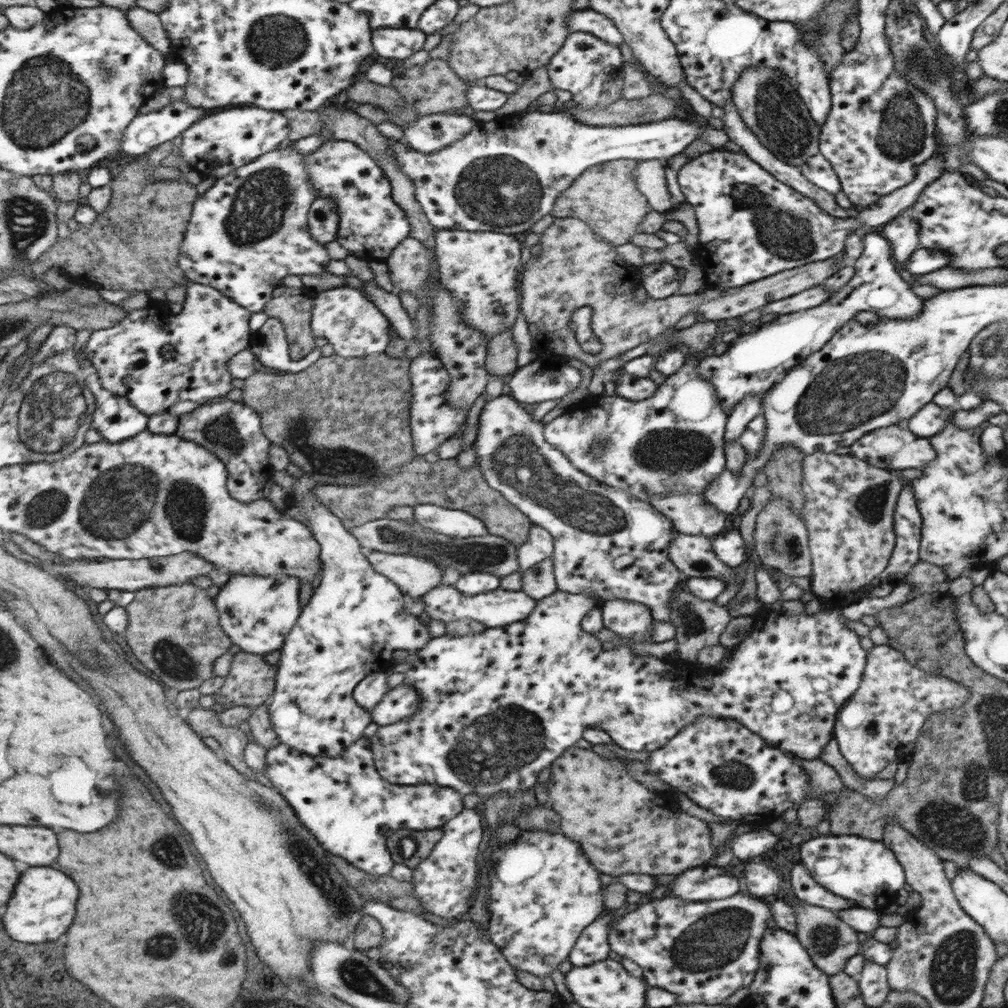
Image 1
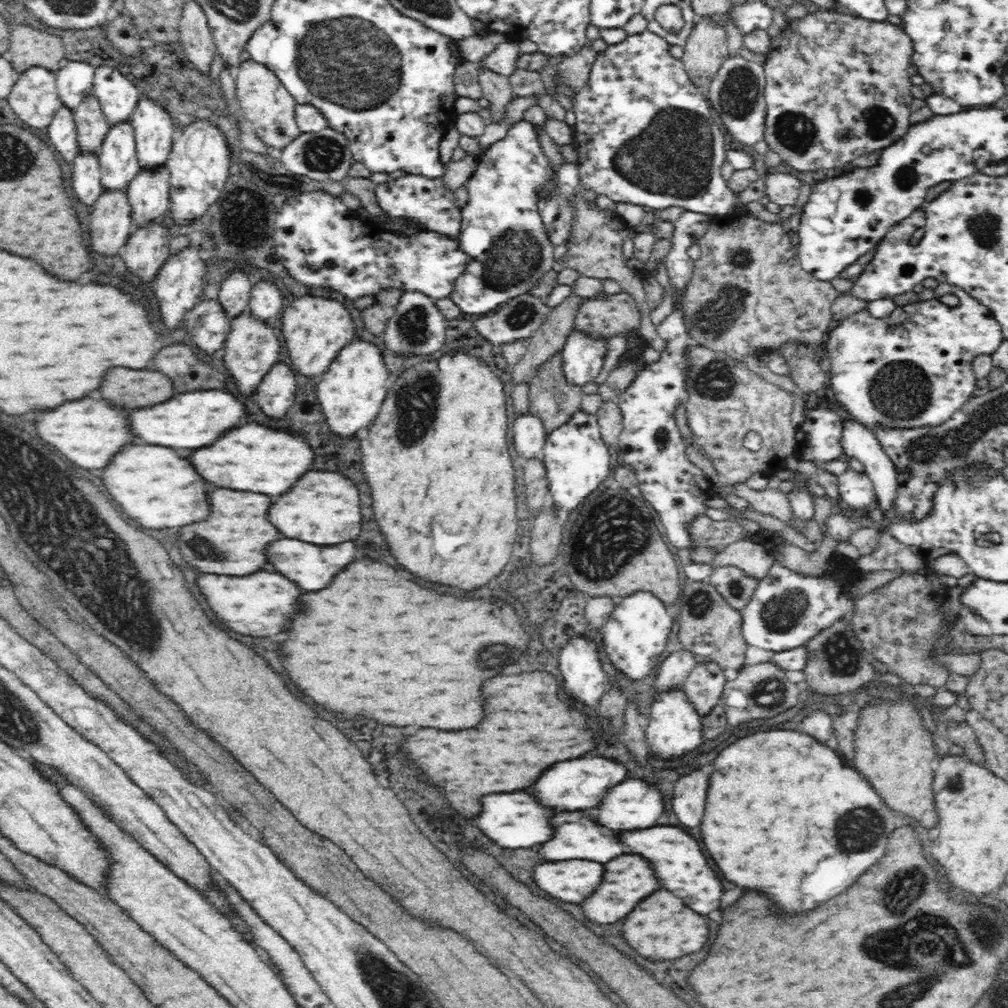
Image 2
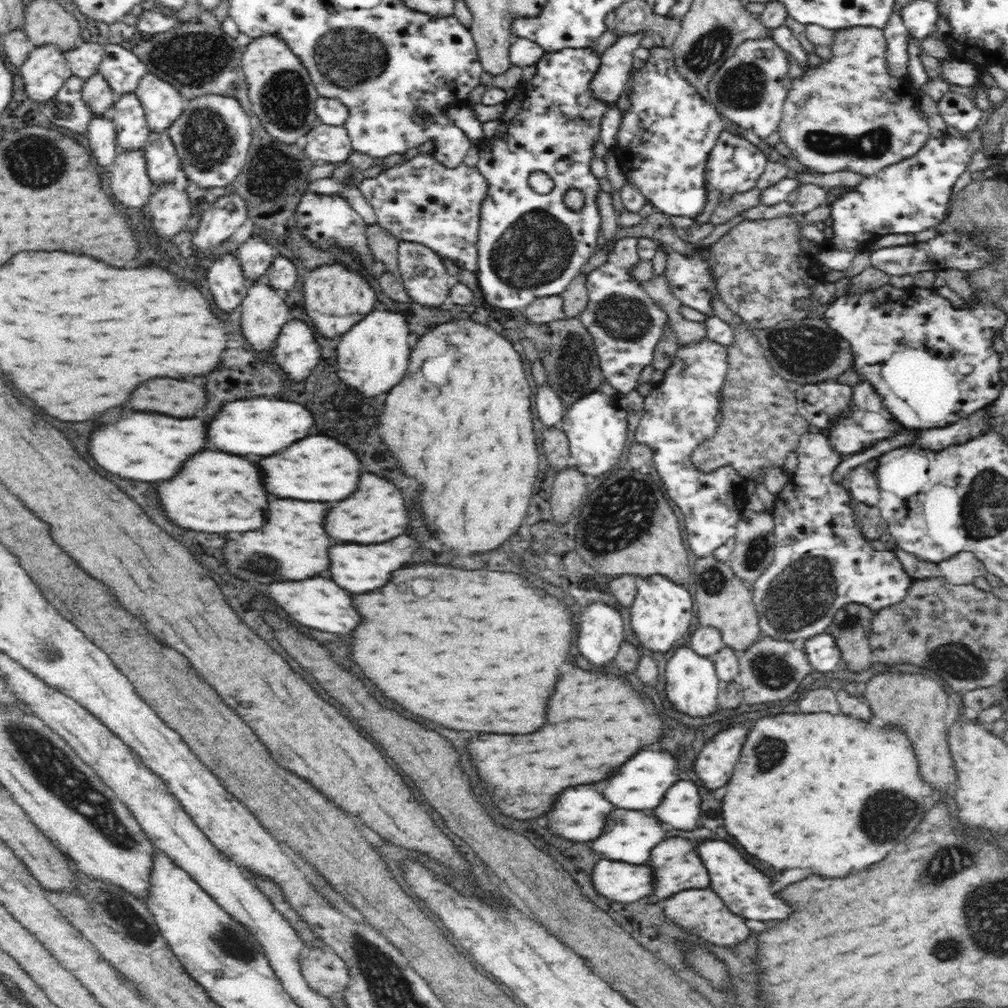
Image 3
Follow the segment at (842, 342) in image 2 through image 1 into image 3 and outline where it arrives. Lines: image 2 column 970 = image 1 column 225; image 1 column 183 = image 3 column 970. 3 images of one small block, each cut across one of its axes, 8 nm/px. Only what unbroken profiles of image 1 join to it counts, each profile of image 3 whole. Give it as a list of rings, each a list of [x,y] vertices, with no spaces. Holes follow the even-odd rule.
[[[888,283],[861,291],[848,291],[830,303],[824,310],[824,318],[832,329],[850,340],[856,355],[854,368],[859,370],[860,378],[872,381],[883,396],[886,407],[904,418],[902,423],[906,429],[944,428],[959,419],[967,419],[992,404],[1004,386],[1000,376],[1000,352],[994,348],[992,338],[994,328],[1006,324],[1006,320],[1003,320],[1003,312],[986,303],[982,303],[980,309],[959,309],[933,287],[913,285],[898,288]]]

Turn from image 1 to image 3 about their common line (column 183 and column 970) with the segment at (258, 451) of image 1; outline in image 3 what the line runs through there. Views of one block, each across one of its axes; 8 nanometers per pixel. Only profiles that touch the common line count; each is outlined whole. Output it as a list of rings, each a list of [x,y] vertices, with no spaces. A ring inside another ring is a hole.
[[[984,408],[975,414],[968,416],[967,419],[959,419],[954,424],[944,428],[932,428],[930,430],[920,431],[920,442],[916,442],[917,446],[930,449],[941,449],[946,445],[955,443],[963,443],[969,438],[981,433],[994,424],[985,420]]]

